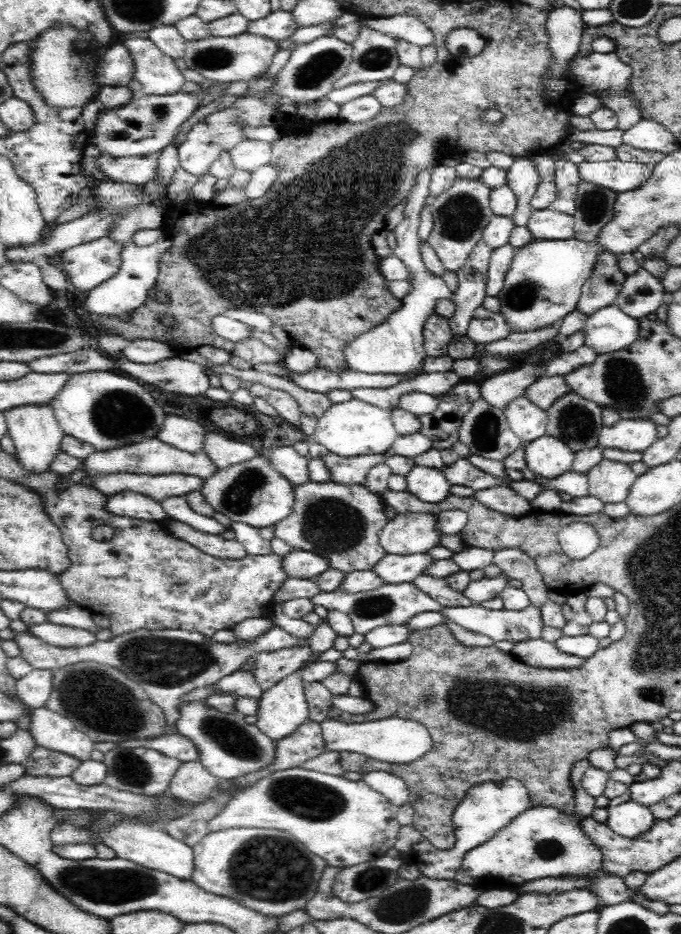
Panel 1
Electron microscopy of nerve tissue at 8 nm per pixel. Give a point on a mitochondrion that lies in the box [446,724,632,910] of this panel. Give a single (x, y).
(548, 848)

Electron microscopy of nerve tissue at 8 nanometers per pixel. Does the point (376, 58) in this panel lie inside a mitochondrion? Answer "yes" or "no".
yes

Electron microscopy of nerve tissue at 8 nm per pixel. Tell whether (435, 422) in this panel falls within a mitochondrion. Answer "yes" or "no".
no

